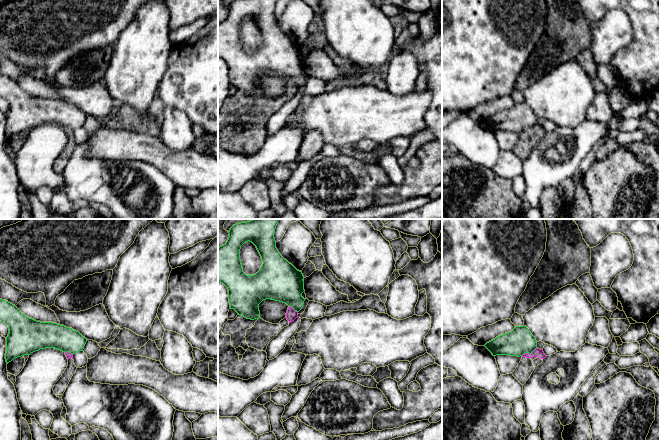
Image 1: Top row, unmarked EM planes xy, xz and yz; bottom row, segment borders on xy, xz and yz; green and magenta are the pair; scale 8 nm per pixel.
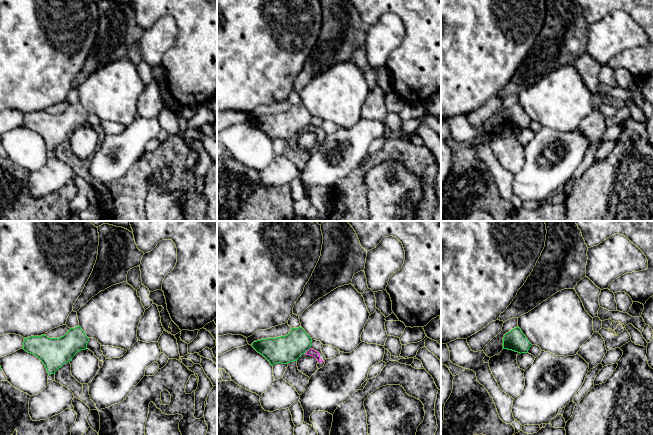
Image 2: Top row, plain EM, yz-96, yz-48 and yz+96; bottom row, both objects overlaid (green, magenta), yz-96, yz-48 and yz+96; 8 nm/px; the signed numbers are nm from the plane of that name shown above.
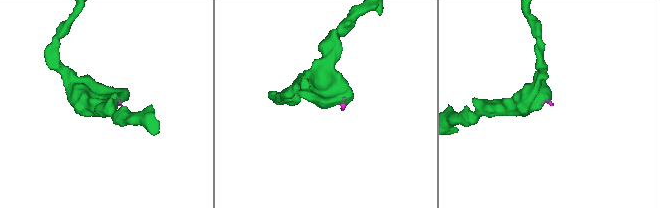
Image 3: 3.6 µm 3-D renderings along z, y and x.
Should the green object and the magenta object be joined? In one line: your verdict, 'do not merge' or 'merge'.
do not merge

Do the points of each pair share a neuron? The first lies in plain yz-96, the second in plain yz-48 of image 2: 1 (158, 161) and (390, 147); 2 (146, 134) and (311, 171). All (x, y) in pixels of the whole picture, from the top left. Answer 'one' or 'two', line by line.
1: one
2: one

